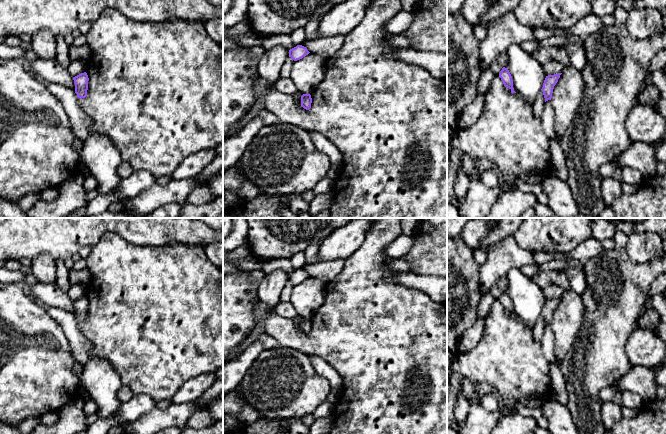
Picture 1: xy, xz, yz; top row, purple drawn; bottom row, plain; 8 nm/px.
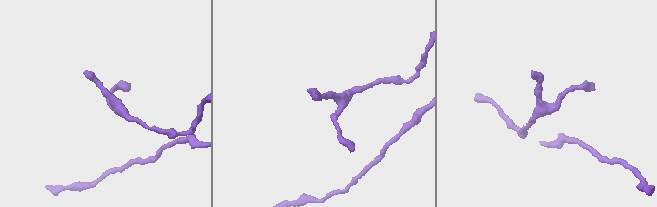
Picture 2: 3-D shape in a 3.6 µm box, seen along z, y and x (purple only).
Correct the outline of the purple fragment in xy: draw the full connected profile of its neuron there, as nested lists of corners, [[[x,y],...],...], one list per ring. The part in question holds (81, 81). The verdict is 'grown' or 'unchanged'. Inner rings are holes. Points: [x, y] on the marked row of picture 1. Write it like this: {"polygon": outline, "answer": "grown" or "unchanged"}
{"polygon": [[[86,72],[81,73],[75,77],[73,77],[74,84],[75,84],[75,93],[77,94],[77,97],[82,99],[87,96],[87,90],[88,90],[88,75]]], "answer": "unchanged"}

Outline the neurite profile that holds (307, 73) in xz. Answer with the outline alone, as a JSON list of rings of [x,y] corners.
[[[309,53],[300,60],[294,61],[290,78],[295,83],[299,92],[312,94],[321,83],[325,75],[326,59]]]

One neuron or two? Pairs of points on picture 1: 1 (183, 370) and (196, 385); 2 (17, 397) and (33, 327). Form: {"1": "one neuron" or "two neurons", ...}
{"1": "two neurons", "2": "one neuron"}

